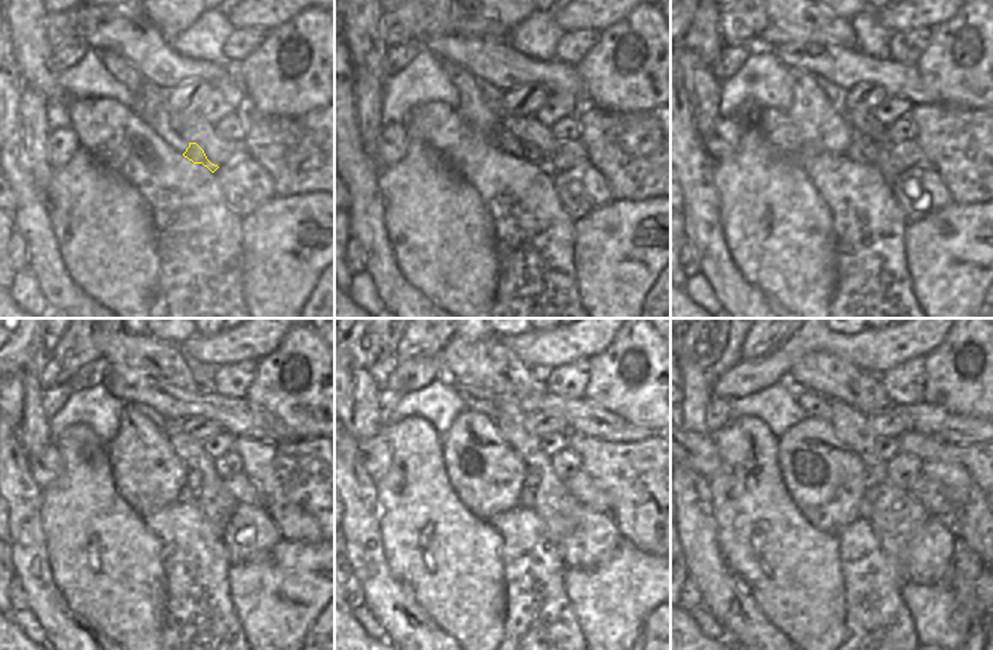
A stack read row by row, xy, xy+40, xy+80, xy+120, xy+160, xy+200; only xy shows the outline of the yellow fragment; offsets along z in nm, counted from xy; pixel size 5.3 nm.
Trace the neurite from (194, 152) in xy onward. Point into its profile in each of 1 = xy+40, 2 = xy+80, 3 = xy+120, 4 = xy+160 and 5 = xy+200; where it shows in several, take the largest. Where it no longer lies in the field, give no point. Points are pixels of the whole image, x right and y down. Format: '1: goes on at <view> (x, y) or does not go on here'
1: goes on at xy+40 (531, 153)
2: goes on at xy+80 (870, 152)
3: goes on at xy+120 (194, 478)
4: goes on at xy+160 (531, 475)
5: goes on at xy+200 (873, 476)

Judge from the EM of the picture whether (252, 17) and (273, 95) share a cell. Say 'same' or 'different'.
different

